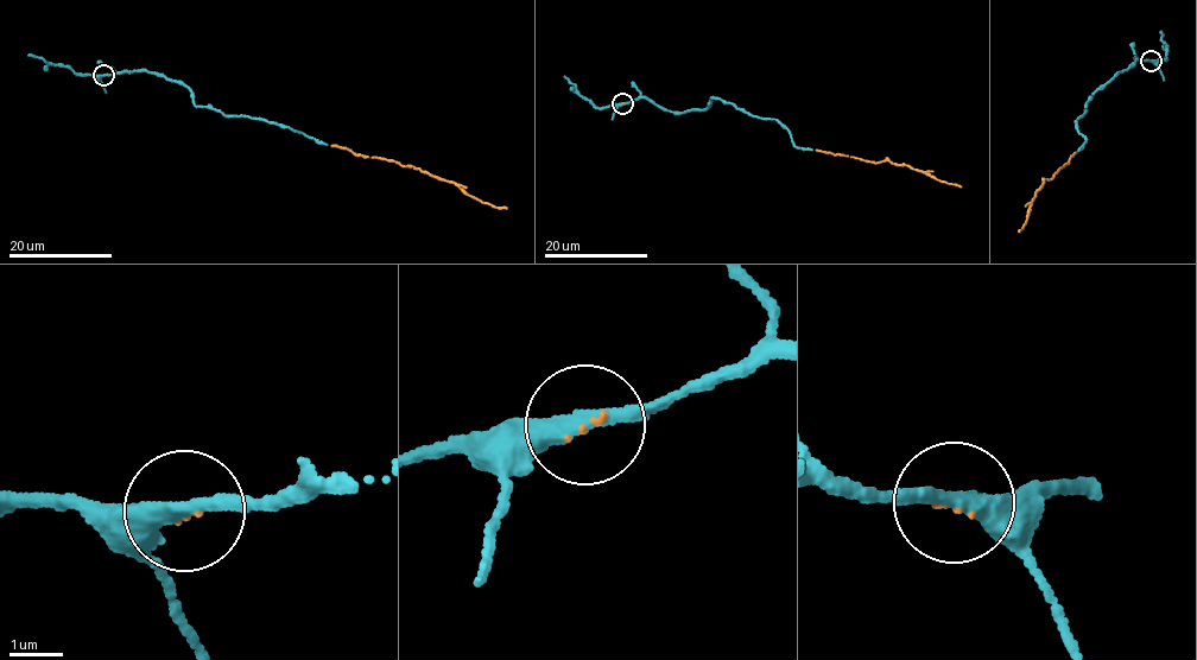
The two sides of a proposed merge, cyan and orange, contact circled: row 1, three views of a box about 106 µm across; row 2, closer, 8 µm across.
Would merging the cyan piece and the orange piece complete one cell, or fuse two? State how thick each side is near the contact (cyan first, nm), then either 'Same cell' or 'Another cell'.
Thickness 320 nm (cyan) against 60 nm. Same cell

